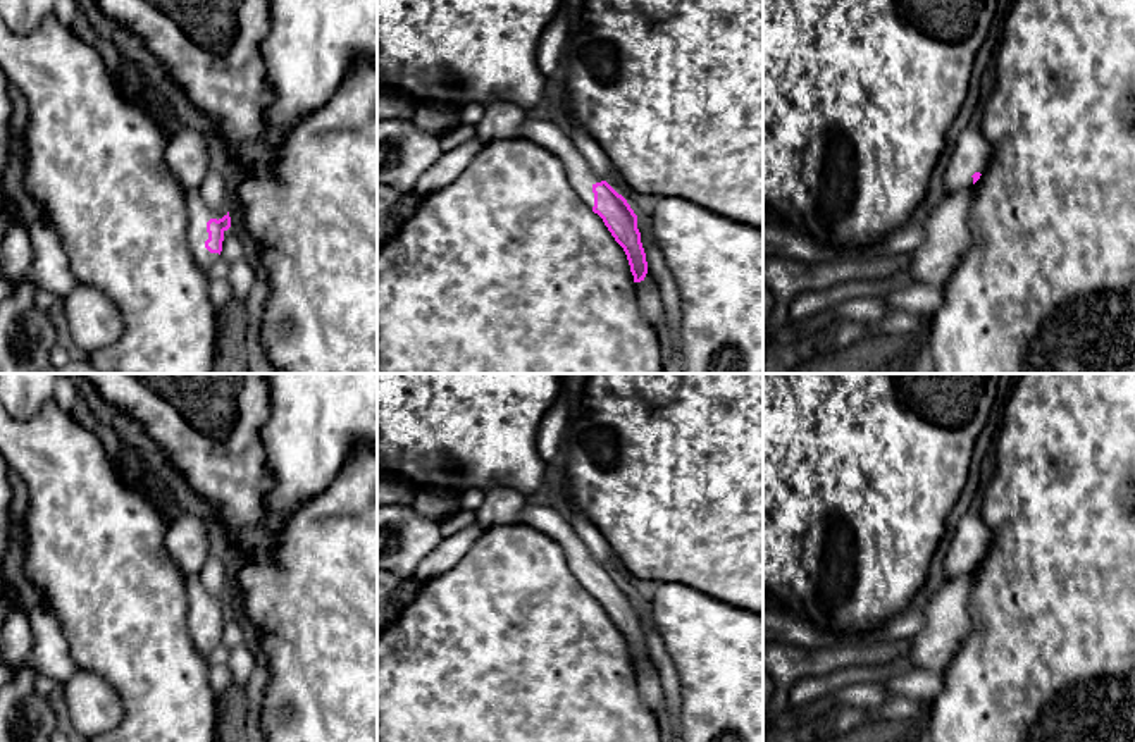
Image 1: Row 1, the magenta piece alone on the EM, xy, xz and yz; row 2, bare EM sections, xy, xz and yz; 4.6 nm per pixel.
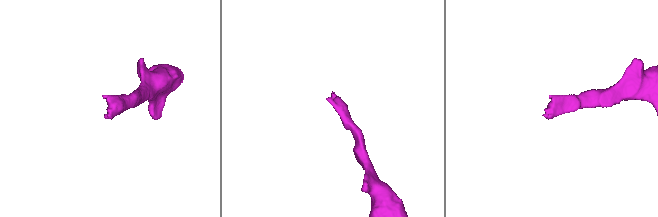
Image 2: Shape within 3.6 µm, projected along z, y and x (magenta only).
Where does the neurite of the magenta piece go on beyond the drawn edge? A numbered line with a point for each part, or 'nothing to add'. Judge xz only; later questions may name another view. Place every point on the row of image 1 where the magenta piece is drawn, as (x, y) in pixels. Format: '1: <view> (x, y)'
1: xz (546, 135)

